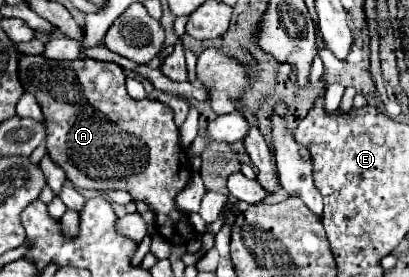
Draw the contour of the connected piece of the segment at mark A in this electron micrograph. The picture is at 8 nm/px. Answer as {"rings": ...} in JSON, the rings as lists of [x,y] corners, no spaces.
{"rings":[[[20,54],[18,56],[18,78],[24,86],[24,92],[32,94],[42,112],[44,112],[44,126],[46,126],[46,150],[48,150],[48,156],[52,158],[54,164],[58,164],[64,172],[66,172],[66,178],[76,186],[76,188],[86,188],[86,190],[102,190],[102,192],[110,192],[110,190],[126,190],[132,198],[136,200],[144,200],[146,204],[150,204],[150,208],[154,210],[156,214],[156,226],[158,226],[158,232],[164,240],[168,242],[174,242],[174,244],[186,244],[192,236],[194,236],[194,230],[190,226],[190,220],[184,212],[180,212],[176,206],[174,206],[174,198],[176,194],[186,186],[186,182],[190,180],[192,176],[192,168],[190,168],[190,162],[188,162],[188,156],[186,152],[176,146],[178,144],[178,128],[174,124],[174,118],[172,118],[172,110],[170,106],[158,102],[158,100],[134,100],[128,96],[126,92],[126,86],[124,86],[124,72],[118,64],[114,62],[98,62],[98,60],[92,60],[92,58],[82,58],[82,60],[74,60],[74,62],[56,62],[56,60],[48,60],[44,56],[28,56],[28,54]]]}

